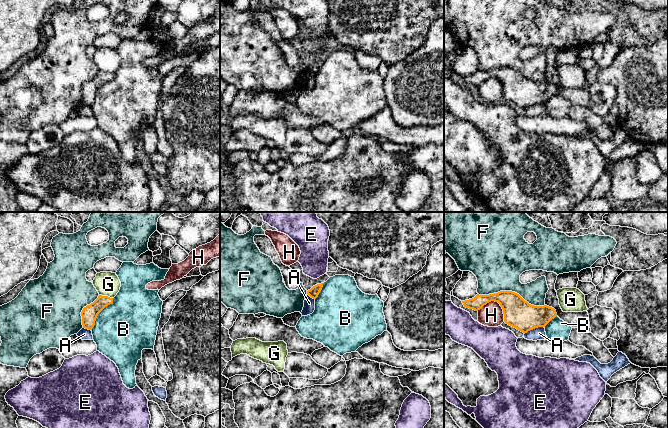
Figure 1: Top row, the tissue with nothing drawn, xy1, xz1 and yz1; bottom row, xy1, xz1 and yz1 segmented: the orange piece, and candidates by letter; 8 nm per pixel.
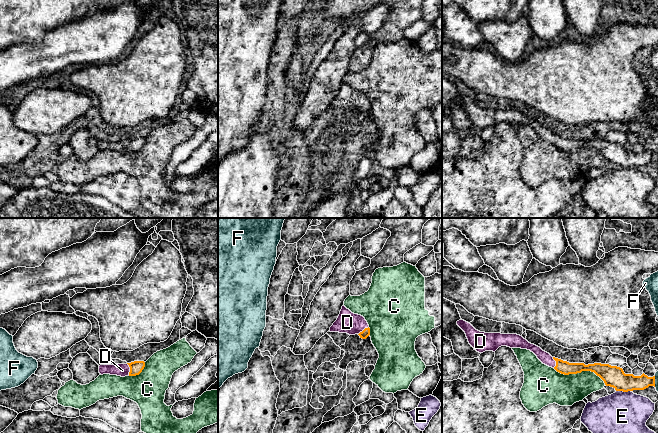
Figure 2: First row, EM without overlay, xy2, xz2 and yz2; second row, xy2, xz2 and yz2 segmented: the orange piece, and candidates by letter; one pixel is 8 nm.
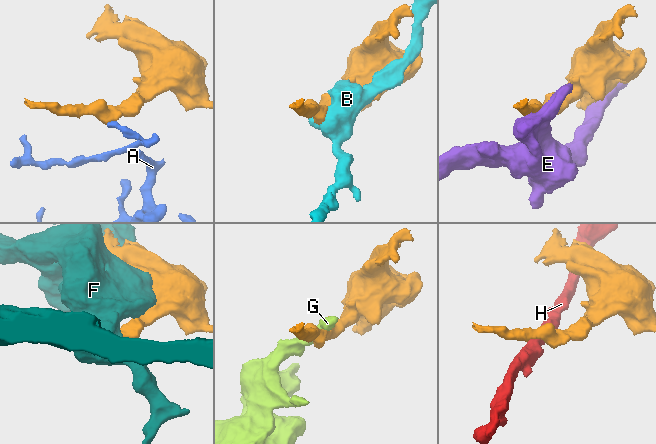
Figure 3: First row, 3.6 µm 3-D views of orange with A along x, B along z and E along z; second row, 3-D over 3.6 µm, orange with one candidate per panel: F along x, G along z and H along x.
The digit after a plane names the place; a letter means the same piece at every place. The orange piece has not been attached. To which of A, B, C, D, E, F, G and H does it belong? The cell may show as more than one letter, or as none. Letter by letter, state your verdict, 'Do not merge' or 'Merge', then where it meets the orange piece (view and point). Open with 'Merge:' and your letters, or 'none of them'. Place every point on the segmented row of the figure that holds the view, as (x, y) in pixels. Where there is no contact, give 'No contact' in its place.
Merge: D
A: Do not merge. Touches orange at yz1 (533, 328)
B: Do not merge. Touches orange at xy1 (99, 312)
C: Do not merge. Touches orange at yz2 (580, 372)
D: Merge. Touches orange at xy2 (130, 369)
E: Do not merge. Touches orange at yz2 (623, 391)
F: Do not merge. Touches orange at yz1 (511, 291)
G: Do not merge. Touches orange at xy1 (106, 296)
H: Do not merge. Touches orange at yz1 (497, 301)

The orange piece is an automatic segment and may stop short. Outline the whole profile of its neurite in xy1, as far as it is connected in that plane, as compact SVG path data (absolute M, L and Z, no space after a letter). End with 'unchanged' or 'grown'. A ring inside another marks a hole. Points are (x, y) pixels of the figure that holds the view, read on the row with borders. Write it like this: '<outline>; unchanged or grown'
M99 295L93 303L84 307L81 312L83 328L92 330L98 314L112 303L113 298Z; unchanged

